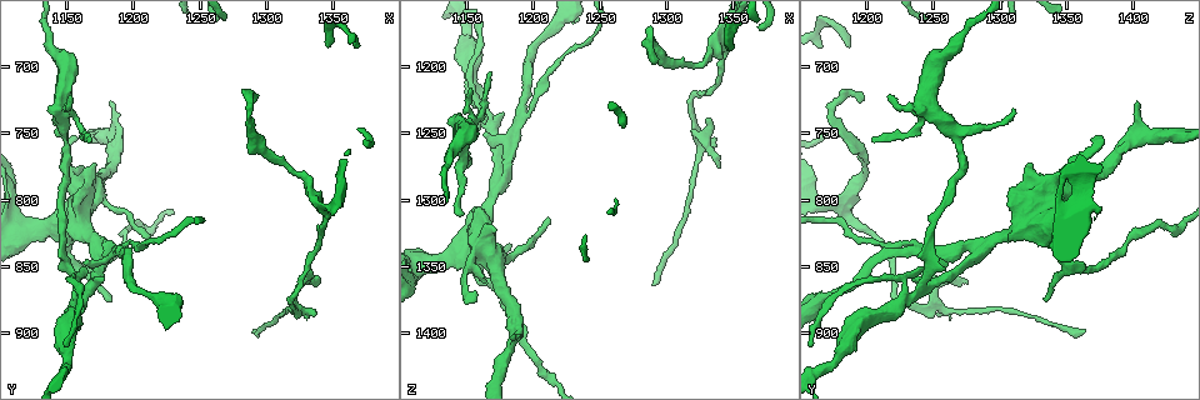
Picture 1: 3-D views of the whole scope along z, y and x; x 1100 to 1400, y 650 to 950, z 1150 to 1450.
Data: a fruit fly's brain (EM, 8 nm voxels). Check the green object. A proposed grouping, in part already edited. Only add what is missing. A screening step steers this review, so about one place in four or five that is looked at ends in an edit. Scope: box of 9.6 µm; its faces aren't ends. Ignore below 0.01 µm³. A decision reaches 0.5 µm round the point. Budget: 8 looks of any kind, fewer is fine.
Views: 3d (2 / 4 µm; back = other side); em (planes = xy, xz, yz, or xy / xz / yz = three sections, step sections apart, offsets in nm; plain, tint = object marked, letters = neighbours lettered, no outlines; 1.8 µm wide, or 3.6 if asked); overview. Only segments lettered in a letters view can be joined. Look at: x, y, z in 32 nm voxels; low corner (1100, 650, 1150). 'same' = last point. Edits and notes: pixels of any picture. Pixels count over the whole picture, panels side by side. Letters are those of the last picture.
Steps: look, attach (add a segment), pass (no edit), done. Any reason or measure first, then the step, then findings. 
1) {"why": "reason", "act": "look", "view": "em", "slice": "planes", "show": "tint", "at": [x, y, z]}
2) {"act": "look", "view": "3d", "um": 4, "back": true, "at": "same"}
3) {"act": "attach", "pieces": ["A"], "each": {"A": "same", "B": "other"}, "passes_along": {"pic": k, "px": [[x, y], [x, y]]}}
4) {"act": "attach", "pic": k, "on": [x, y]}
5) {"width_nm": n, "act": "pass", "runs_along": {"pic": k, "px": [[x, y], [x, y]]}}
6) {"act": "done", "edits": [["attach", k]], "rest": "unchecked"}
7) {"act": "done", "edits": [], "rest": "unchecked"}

{"why": "an open end", "act": "look", "view": "em", "slice": "xz", "step": 8, "show": "letters", "at": [1330, 852, 1240]}

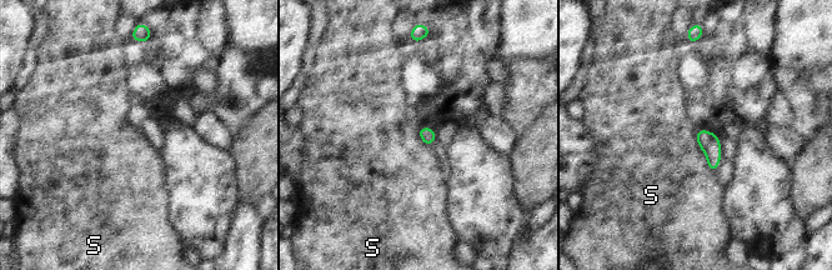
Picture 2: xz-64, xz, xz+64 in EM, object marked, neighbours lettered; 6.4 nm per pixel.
{"why": "cut it another way", "act": "look", "view": "em", "slice": "planes", "show": "letters", "at": "same"}

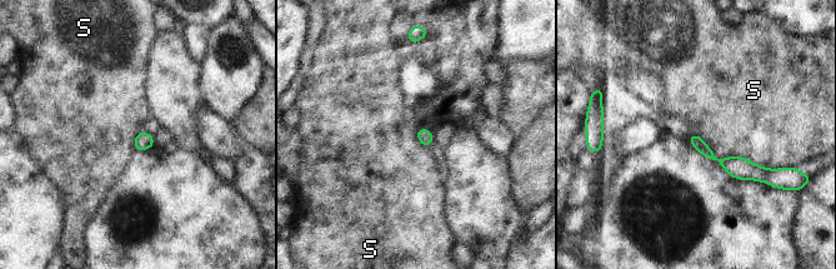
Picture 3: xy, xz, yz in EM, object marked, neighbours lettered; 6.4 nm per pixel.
{"act": "pass", "each": {"S": "other"}, "found": "no lettered segment goes on from it"}

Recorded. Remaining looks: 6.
{"why": "thin end", "act": "look", "view": "3d", "um": 2, "back": true, "at": [1154, 720, 1218]}

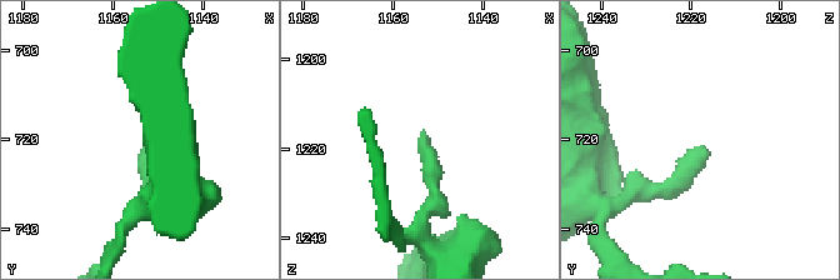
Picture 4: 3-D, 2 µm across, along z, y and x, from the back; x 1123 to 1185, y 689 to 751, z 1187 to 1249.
{"act": "look", "view": "em", "um": 3.6, "slice": "planes", "show": "letters", "at": [1153, 721, 1216]}

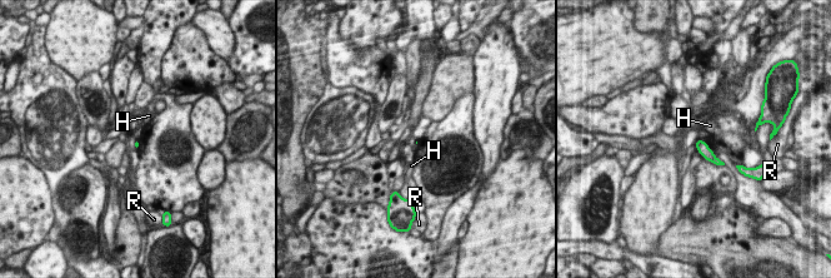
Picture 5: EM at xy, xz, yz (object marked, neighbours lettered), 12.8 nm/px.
{"act": "pass", "each": {"H": "other", "R": "other"}, "border": {"pic": 5, "px": [[695, 144], [697, 150]]}, "found": "none of them fits"}

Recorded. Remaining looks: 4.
{"why": "tapers out", "act": "look", "view": "em", "slice": "planes", "show": "plain", "at": [1346, 684, 1186]}

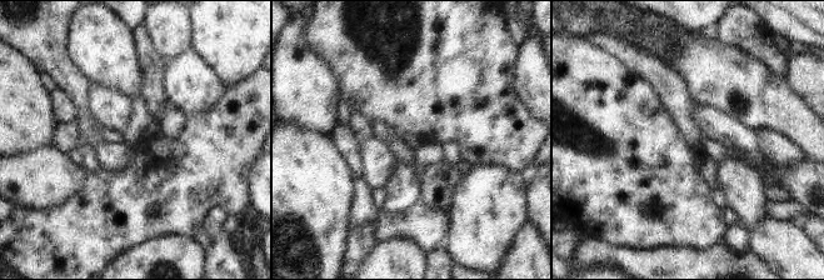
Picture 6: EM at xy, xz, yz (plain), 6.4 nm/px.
{"act": "look", "view": "em", "slice": "planes", "show": "letters", "at": "same"}

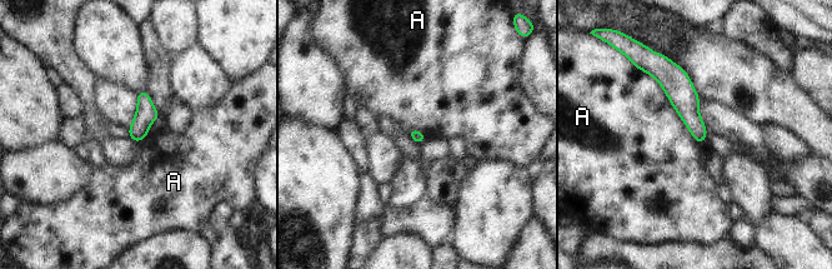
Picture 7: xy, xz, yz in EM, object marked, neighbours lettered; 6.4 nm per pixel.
{"longest_contact_nm": ["A", 600], "act": "pass", "each": {"A": "other"}, "border": {"pic": 7, "px": [[640, 70], [658, 84], [698, 144]]}, "found": "none of them fits"}

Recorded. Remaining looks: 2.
{"why": "end of a long branch", "act": "look", "view": "3d", "um": 2, "back": true, "at": [1290, 726, 1200]}

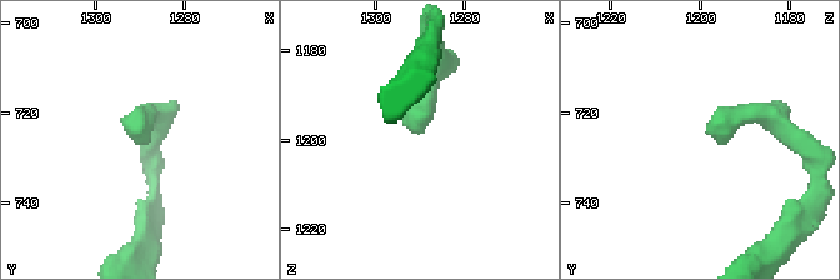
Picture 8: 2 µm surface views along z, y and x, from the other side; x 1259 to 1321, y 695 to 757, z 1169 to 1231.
{"act": "look", "view": "em", "slice": "planes", "show": "letters", "at": [1291, 725, 1199]}

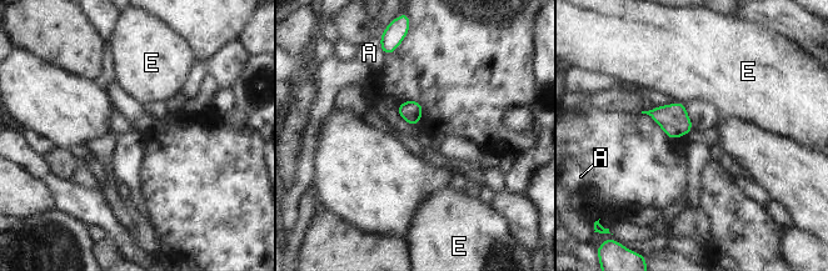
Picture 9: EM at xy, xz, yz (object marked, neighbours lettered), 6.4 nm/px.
{"act": "pass", "each": {"A": "other", "E": "other"}, "border": {"pic": 9, "px": [[679, 100], [683, 104]]}, "found": "no lettered segment goes on from it"}

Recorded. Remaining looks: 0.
{"act": "done", "edits": [], "rest": "unchecked"}

